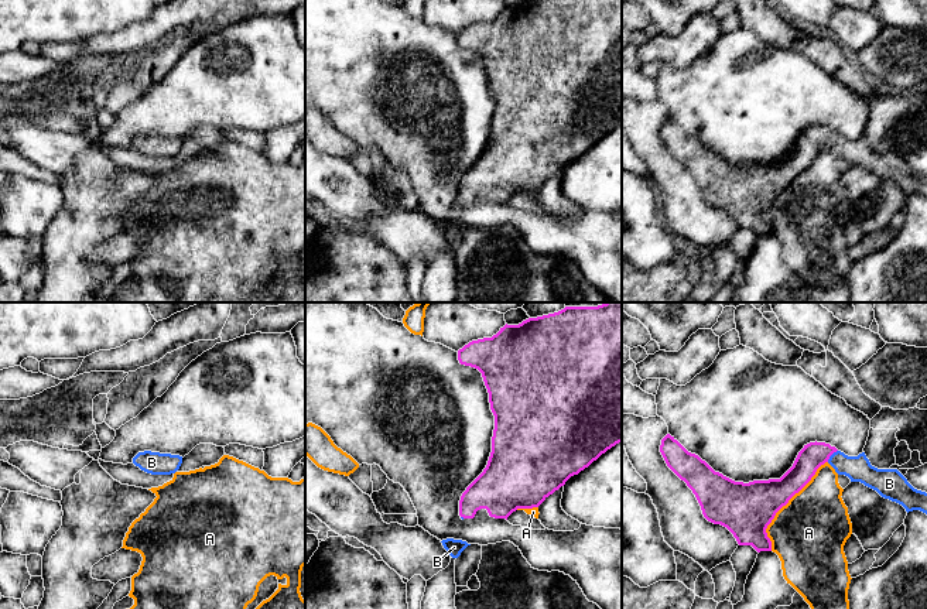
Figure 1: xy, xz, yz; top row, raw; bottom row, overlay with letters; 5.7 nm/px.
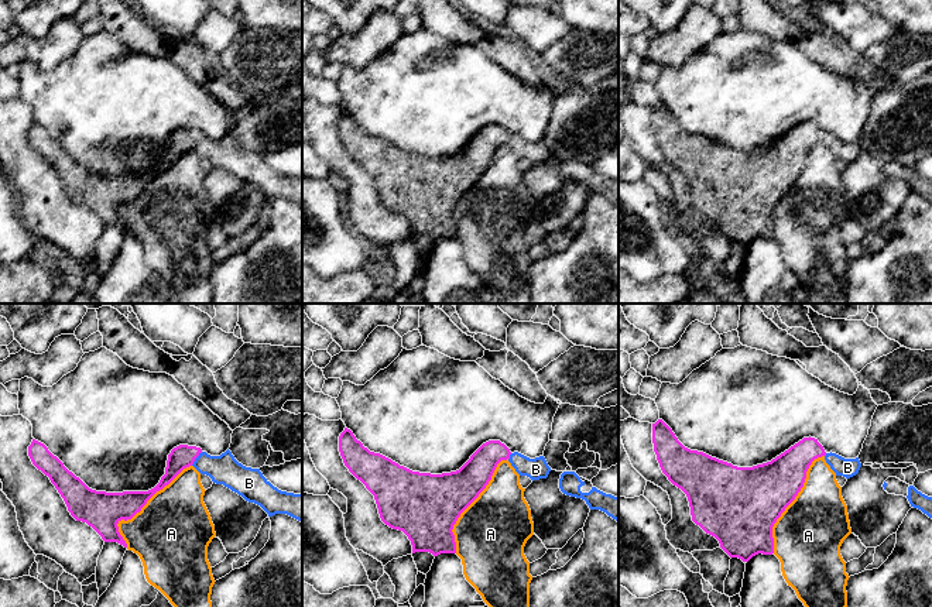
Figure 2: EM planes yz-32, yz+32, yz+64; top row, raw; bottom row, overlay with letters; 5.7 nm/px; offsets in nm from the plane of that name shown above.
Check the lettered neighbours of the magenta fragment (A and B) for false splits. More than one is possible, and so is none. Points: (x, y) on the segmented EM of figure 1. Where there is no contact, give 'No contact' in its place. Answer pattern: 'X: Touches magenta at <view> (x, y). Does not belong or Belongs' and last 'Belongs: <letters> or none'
A: Touches magenta at yz (784, 505). Does not belong
B: Touches magenta at yz (831, 454). Belongs
Belongs: B

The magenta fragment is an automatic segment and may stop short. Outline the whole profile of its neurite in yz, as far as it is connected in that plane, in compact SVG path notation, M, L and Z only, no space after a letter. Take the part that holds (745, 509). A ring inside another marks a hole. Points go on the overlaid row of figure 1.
M670 434L661 439L660 452L667 466L692 490L704 517L726 527L739 545L752 545L757 552L772 551L767 526L825 462L851 482L861 482L882 497L902 504L907 513L920 510L927 514L927 493L914 489L897 469L878 469L865 452L848 456L825 442L804 445L780 479L749 483L735 482L715 472Z

